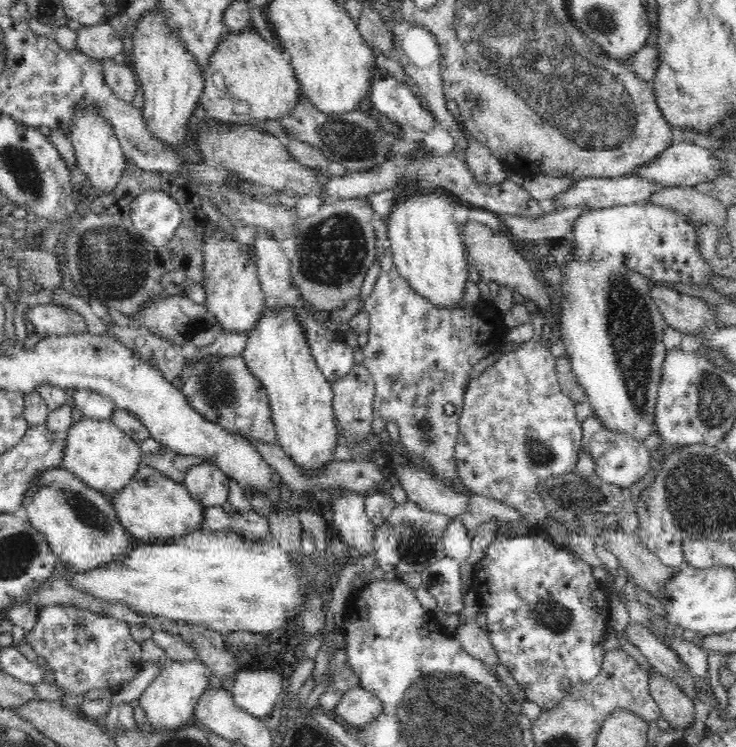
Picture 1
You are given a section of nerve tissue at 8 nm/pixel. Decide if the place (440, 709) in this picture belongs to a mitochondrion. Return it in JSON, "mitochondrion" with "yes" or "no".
{"mitochondrion":"yes"}

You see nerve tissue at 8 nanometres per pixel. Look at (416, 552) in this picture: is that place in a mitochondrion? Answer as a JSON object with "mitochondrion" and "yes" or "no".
{"mitochondrion":"yes"}

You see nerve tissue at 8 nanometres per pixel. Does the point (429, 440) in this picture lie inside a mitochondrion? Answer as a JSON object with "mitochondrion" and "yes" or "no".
{"mitochondrion":"yes"}

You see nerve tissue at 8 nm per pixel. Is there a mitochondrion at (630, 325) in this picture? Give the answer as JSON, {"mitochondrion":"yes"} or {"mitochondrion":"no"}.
{"mitochondrion":"yes"}

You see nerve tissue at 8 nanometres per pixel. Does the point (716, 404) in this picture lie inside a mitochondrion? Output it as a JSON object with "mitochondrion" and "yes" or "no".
{"mitochondrion":"yes"}

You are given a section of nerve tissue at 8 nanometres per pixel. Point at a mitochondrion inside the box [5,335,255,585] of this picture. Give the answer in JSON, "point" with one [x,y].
{"point":[216,383]}

